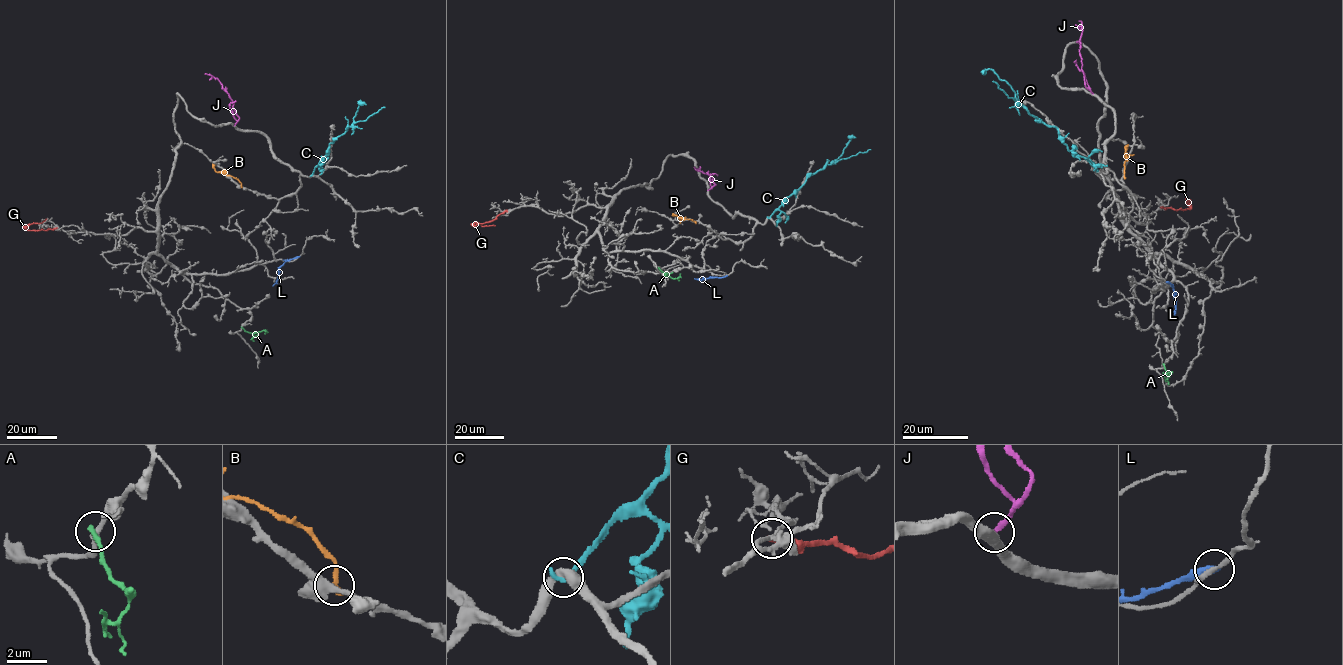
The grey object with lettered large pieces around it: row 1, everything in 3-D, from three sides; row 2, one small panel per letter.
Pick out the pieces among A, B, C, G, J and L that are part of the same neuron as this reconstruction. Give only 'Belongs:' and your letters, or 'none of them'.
Belongs: none of them

